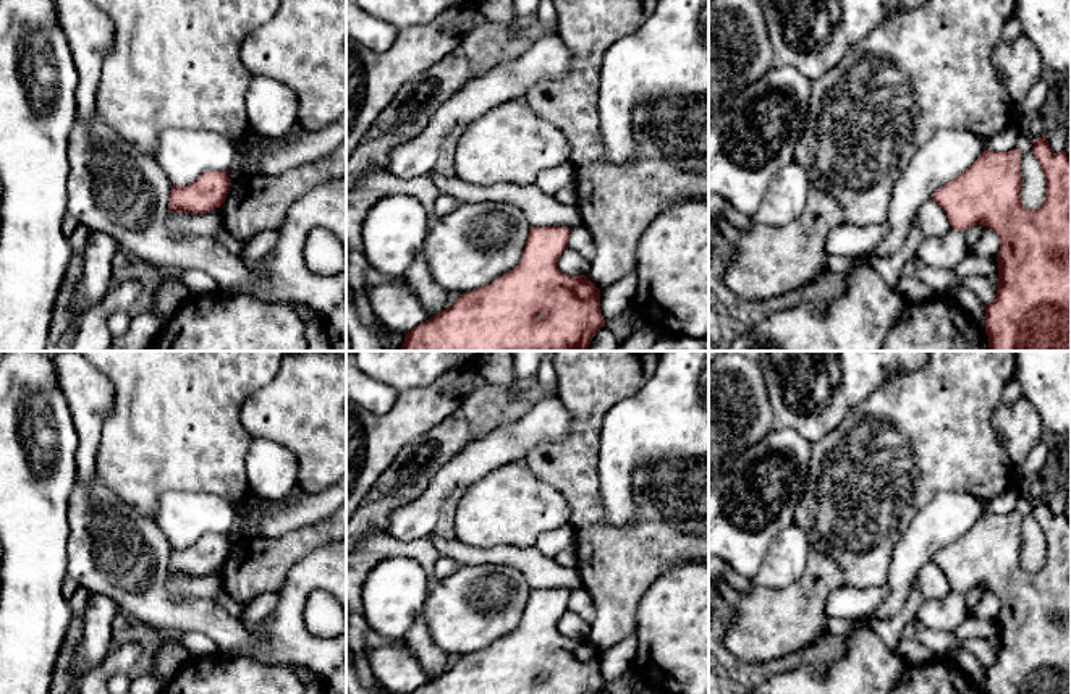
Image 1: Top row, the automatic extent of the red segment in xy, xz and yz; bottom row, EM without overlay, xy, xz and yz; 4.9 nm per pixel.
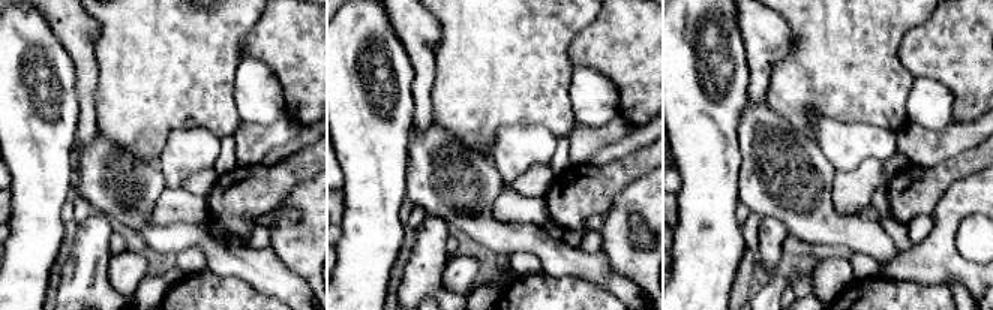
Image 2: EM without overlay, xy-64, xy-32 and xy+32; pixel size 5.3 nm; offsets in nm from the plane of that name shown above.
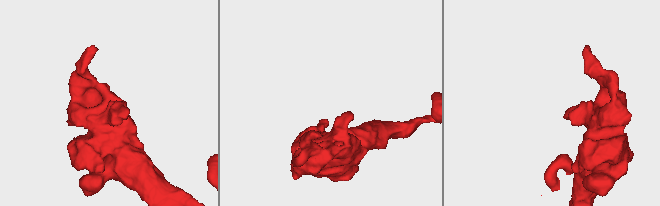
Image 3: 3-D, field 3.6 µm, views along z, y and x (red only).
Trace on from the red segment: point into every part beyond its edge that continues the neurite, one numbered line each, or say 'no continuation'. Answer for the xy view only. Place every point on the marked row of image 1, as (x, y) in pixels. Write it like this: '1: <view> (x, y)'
no continuation

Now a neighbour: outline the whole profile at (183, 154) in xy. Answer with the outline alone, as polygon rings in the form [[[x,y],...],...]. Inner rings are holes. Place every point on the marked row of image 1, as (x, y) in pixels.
[[[165,129],[159,136],[154,157],[171,186],[188,186],[204,171],[226,171],[236,144],[220,133],[204,129]]]

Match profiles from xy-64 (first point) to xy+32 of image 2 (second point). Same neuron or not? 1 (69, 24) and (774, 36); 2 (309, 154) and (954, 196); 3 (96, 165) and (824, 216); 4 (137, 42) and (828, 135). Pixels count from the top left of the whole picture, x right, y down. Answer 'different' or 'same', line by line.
1: same
2: different
3: same
4: different

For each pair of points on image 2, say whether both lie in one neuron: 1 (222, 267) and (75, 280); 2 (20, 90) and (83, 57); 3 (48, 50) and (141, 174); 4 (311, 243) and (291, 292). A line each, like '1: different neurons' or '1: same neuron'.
1: different neurons
2: different neurons
3: different neurons
4: different neurons

